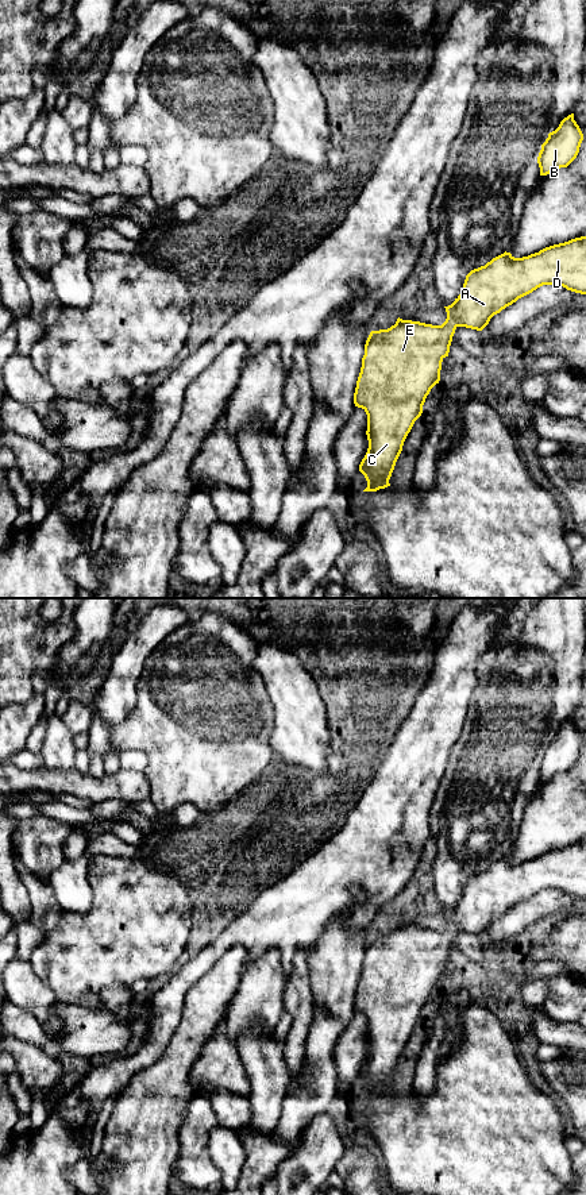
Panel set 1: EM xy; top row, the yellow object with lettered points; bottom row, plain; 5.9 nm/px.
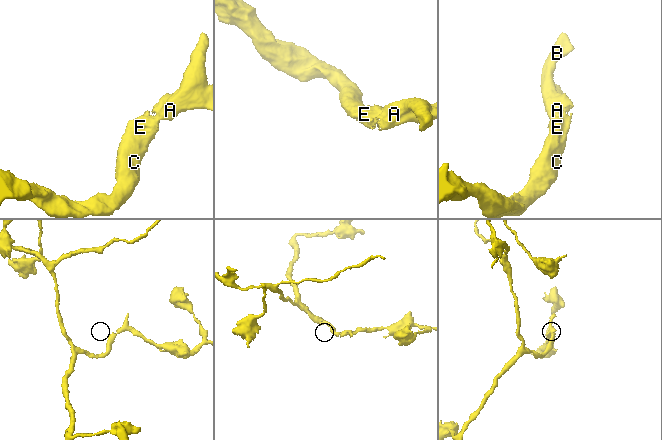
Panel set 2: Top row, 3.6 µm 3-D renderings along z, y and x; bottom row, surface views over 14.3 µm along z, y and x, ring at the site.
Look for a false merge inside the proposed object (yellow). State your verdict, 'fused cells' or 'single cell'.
single cell

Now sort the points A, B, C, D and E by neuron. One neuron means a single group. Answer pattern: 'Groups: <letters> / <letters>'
Groups: A B C D E

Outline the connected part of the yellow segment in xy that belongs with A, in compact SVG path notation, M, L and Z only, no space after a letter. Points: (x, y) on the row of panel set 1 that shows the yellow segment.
M586 236L554 244L523 258L504 253L485 266L471 270L462 293L444 307L447 319L442 325L397 319L388 329L371 331L362 358L362 367L354 393L354 404L367 415L369 448L359 464L367 481L363 492L377 492L390 486L389 479L402 451L404 442L431 389L440 381L442 362L448 356L452 336L458 327L482 331L490 319L518 298L543 285L559 285L586 294Z

